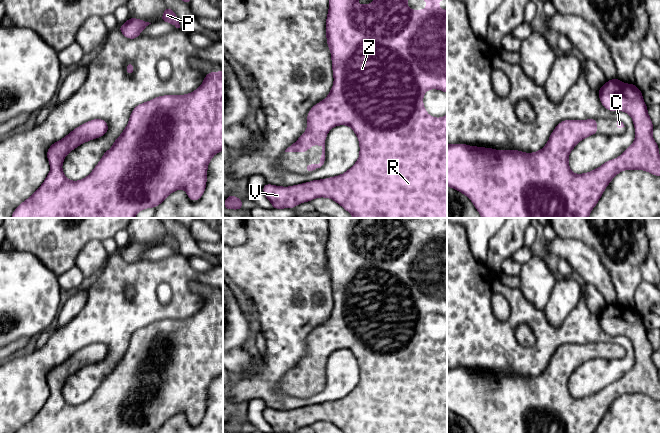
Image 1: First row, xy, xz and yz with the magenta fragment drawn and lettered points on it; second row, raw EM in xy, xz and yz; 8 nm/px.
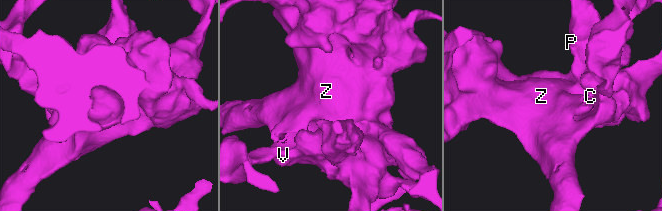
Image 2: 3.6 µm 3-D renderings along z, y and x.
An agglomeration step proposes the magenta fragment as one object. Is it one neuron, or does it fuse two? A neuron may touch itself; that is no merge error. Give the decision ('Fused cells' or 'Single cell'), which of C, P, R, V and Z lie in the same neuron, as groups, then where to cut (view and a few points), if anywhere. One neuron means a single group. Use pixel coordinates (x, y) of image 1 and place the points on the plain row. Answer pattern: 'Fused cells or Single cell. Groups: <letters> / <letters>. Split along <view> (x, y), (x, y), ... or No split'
Single cell. Groups: C P R V Z. No split

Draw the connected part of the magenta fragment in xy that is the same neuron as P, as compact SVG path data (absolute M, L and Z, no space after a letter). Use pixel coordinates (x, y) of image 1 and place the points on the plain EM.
M166 230L163 240L160 245L165 245L173 248L176 252L180 252L179 244L176 238Z

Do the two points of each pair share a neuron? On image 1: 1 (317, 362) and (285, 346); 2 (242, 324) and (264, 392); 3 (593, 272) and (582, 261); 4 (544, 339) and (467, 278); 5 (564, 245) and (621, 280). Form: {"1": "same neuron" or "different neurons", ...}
{"1": "different neurons", "2": "different neurons", "3": "same neuron", "4": "same neuron", "5": "different neurons"}

